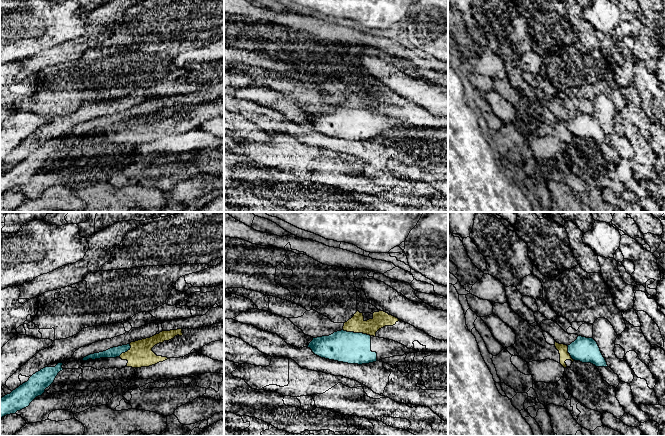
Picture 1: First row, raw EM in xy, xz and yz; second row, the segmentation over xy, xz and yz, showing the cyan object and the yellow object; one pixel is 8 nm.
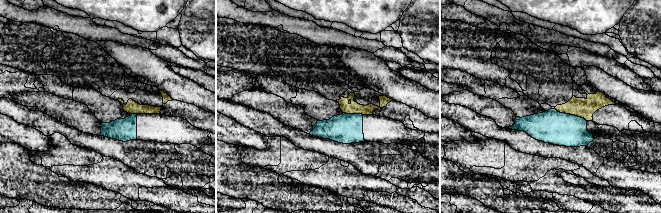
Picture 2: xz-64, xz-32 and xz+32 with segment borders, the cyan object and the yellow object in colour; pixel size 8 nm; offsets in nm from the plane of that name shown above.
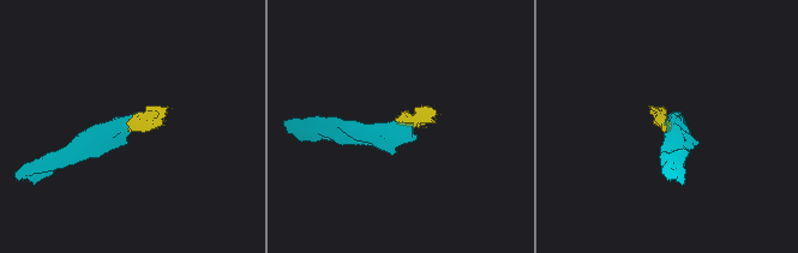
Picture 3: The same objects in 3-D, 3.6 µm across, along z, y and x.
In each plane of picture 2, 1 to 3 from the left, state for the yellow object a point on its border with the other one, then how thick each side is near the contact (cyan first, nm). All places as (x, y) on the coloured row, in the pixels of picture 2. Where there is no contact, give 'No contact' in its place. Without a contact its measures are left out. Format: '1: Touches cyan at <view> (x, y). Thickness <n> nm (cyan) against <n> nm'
1: Touches cyan at xz-64 (134, 114). Thickness 180 nm (cyan) against 100 nm
2: Touches cyan at xz-32 (353, 114). Thickness 240 nm (cyan) against 100 nm
3: Touches cyan at xz+32 (571, 115). Thickness 260 nm (cyan) against 160 nm

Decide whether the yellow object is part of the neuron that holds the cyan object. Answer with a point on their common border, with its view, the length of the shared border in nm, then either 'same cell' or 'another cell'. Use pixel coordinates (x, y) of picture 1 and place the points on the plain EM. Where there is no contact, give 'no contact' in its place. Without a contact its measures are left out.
xz (357, 109) | 240 nm | another cell

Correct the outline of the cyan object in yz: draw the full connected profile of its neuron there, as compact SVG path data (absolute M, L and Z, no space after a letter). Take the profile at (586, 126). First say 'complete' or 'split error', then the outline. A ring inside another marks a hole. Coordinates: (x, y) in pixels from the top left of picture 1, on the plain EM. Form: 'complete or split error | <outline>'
complete | M578 112L577 115L568 121L568 129L575 137L591 139L596 143L607 143L597 118L593 114Z

